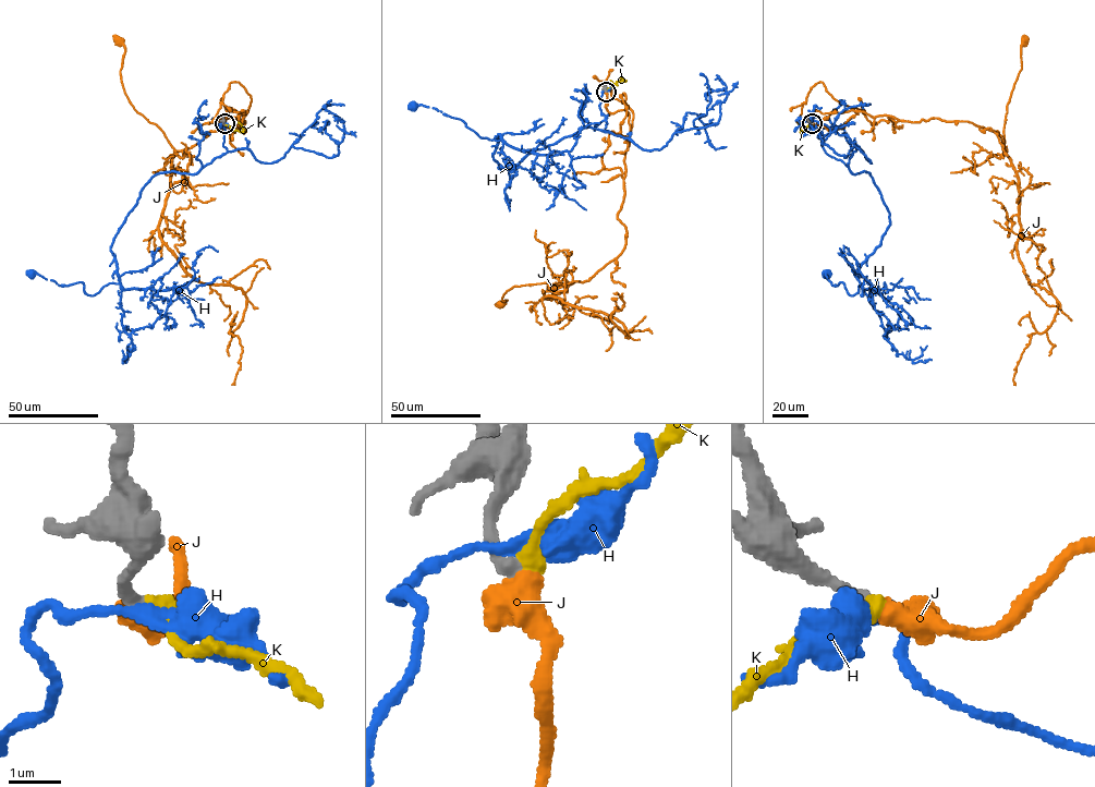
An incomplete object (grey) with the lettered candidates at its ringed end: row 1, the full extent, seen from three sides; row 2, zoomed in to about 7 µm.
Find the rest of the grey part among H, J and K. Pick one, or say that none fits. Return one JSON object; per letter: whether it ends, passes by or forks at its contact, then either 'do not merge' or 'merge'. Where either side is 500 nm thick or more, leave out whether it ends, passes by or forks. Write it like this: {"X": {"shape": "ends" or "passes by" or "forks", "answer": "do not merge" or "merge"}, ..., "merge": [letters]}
{"H": {"shape": "passes by", "answer": "do not merge"}, "J": {"answer": "merge"}, "K": {"shape": "ends", "answer": "do not merge"}, "merge": ["J"]}

